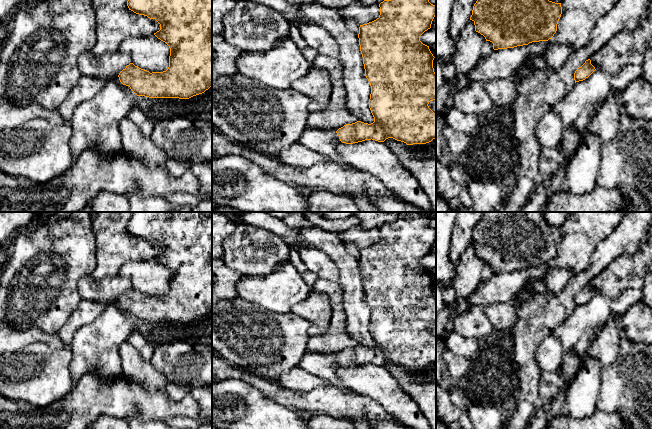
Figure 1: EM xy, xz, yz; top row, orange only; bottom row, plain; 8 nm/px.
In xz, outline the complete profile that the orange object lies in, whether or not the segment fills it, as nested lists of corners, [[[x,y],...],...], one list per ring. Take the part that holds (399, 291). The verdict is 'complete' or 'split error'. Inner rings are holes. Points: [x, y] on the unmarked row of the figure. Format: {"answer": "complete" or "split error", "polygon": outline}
{"answer": "split error", "polygon": [[[400,212],[397,220],[391,224],[384,224],[379,228],[379,241],[367,248],[359,251],[359,269],[363,281],[365,300],[371,310],[369,332],[374,341],[371,348],[357,345],[346,348],[336,356],[329,354],[319,354],[305,352],[299,367],[327,381],[336,388],[349,390],[345,387],[341,379],[337,376],[336,366],[353,368],[365,364],[375,364],[384,366],[388,362],[397,365],[413,368],[426,368],[436,363],[436,338],[429,332],[430,325],[436,325],[436,297],[433,292],[434,280],[429,270],[420,265],[420,260],[431,252],[432,245],[436,240],[436,230],[429,226],[430,219],[423,216],[420,212]]]}

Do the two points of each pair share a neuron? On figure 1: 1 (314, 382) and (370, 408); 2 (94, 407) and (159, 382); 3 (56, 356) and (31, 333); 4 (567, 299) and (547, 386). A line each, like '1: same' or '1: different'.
1: different
2: different
3: different
4: different

